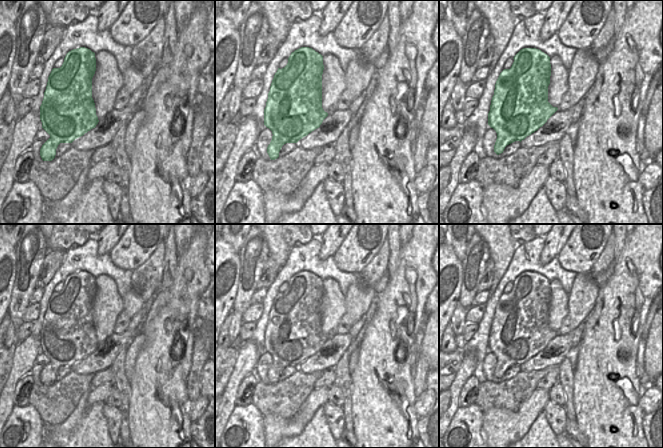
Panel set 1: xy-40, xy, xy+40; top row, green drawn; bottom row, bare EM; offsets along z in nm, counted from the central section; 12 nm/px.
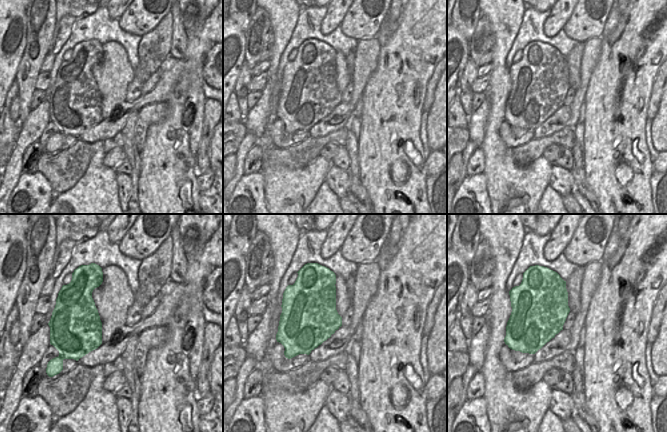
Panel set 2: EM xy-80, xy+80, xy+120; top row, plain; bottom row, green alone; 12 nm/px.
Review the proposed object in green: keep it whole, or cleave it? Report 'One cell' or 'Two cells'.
Two cells.

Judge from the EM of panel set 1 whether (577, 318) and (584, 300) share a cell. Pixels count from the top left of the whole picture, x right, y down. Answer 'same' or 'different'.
same

